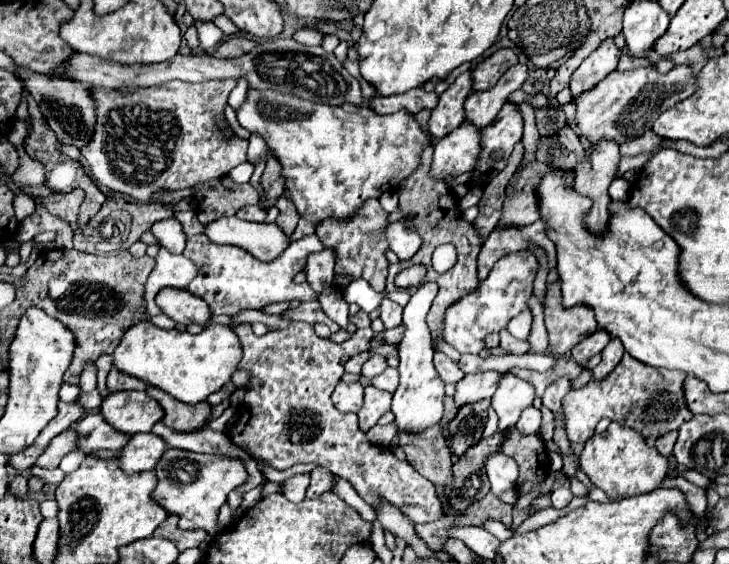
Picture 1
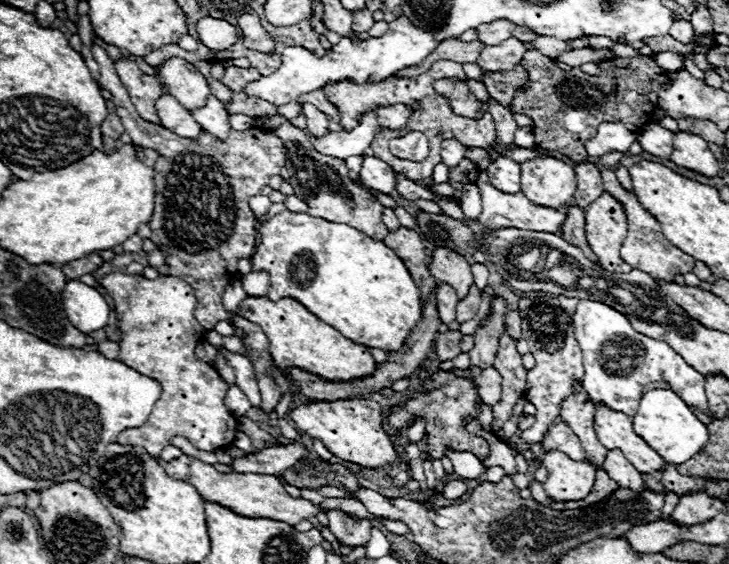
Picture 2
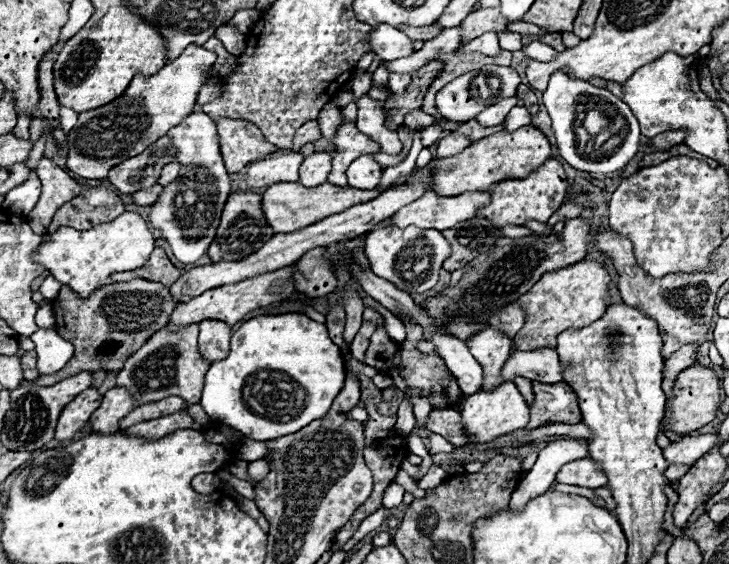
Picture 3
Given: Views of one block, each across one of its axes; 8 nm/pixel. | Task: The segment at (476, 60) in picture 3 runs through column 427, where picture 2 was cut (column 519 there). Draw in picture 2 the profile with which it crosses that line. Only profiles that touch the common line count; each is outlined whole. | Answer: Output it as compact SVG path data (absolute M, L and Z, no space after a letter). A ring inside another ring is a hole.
M536 50L524 54L522 66L528 70L528 90L516 94L510 110L514 114L526 114L534 122L532 130L538 148L560 152L576 162L588 158L584 140L594 138L602 122L622 122L630 132L638 132L638 128L648 124L658 102L660 86L672 82L670 74L654 62L654 54L602 62L600 76L584 74L580 68L562 70Z

